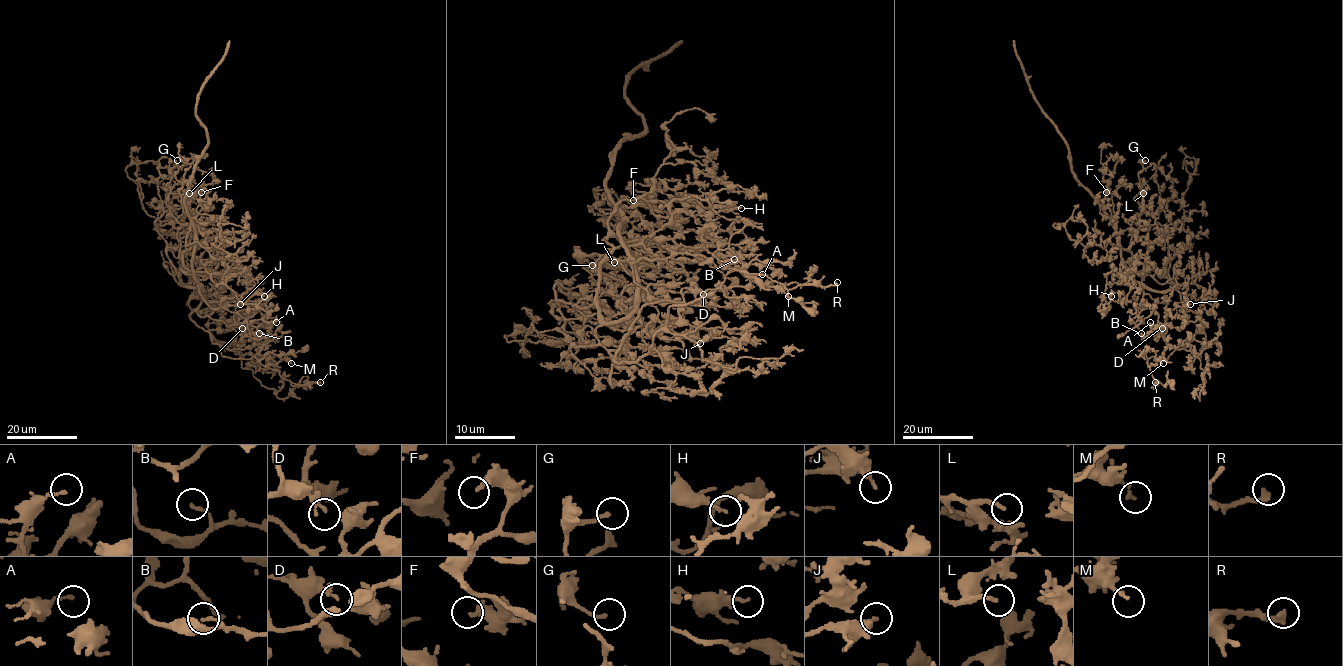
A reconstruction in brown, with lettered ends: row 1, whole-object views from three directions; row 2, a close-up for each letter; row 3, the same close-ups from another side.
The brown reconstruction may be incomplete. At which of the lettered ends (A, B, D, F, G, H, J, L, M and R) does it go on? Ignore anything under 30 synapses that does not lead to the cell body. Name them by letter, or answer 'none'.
none

